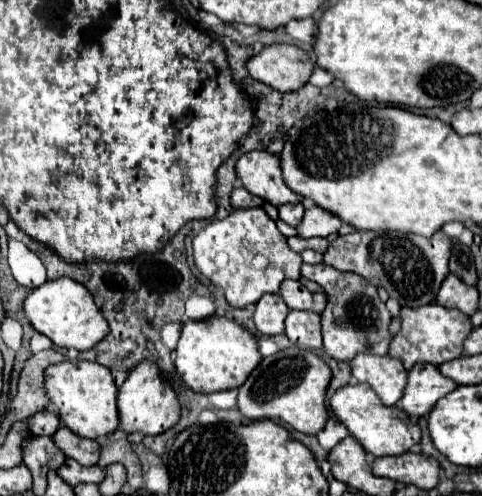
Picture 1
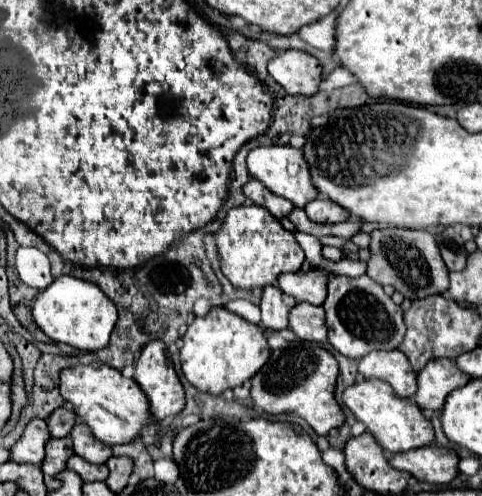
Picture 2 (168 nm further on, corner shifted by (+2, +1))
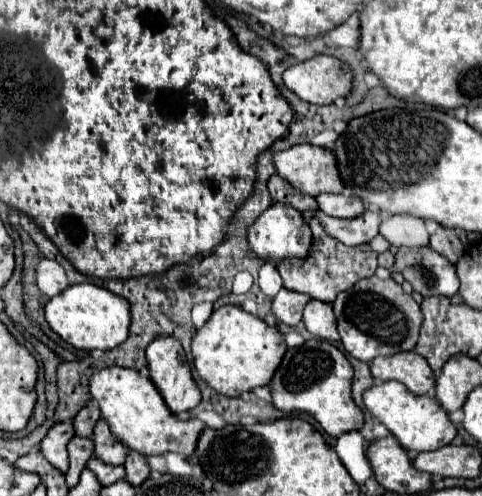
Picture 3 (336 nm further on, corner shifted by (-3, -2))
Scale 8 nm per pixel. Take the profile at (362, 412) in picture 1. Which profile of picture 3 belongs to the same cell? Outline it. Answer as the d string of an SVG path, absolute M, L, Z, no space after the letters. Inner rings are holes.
M390 380L374 384L370 390L362 394L364 406L370 410L370 414L382 422L392 436L398 438L400 446L406 452L426 452L434 448L442 448L450 444L456 436L456 426L448 420L448 414L434 402L434 398L428 396L414 396L406 390L404 384Z

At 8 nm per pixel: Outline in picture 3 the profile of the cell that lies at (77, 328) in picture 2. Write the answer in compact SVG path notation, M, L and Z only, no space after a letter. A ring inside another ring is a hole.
M72 284L46 304L46 322L70 346L78 350L112 350L128 338L130 304L106 288L94 284Z

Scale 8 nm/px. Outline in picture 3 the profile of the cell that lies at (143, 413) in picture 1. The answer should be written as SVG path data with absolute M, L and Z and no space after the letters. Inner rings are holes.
M170 336L154 340L146 348L146 360L148 360L148 370L150 370L150 380L154 382L154 386L162 394L162 398L172 414L178 416L178 414L188 412L200 404L200 390L196 388L196 384L190 376L190 366L188 366L188 360L186 360L184 350L178 344L178 340L170 338Z

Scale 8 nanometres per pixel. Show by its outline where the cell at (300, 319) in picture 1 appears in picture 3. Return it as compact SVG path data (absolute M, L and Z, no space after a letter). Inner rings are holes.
M310 300L304 308L302 322L310 334L314 334L322 340L328 340L328 342L340 340L338 330L336 330L336 318L332 314L332 304Z

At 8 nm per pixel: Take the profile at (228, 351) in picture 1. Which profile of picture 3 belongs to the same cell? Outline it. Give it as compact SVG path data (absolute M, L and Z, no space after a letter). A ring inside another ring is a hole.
M220 306L218 310L212 312L210 320L196 332L192 340L192 356L194 356L194 366L198 370L198 376L218 394L224 396L240 396L242 392L250 392L252 388L266 386L278 368L282 356L286 352L286 344L282 334L278 332L276 326L268 326L264 320L244 312L240 306Z

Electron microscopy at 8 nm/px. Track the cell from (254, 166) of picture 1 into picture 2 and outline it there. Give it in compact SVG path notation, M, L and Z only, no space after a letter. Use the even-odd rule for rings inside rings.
M279 145L257 147L249 153L247 165L249 165L249 173L255 179L259 179L267 189L271 189L271 193L289 199L295 207L305 207L309 201L319 197L319 191L311 181L309 165L305 161L301 149L295 149L295 147L289 147L289 145L283 145L283 147L279 147Z

